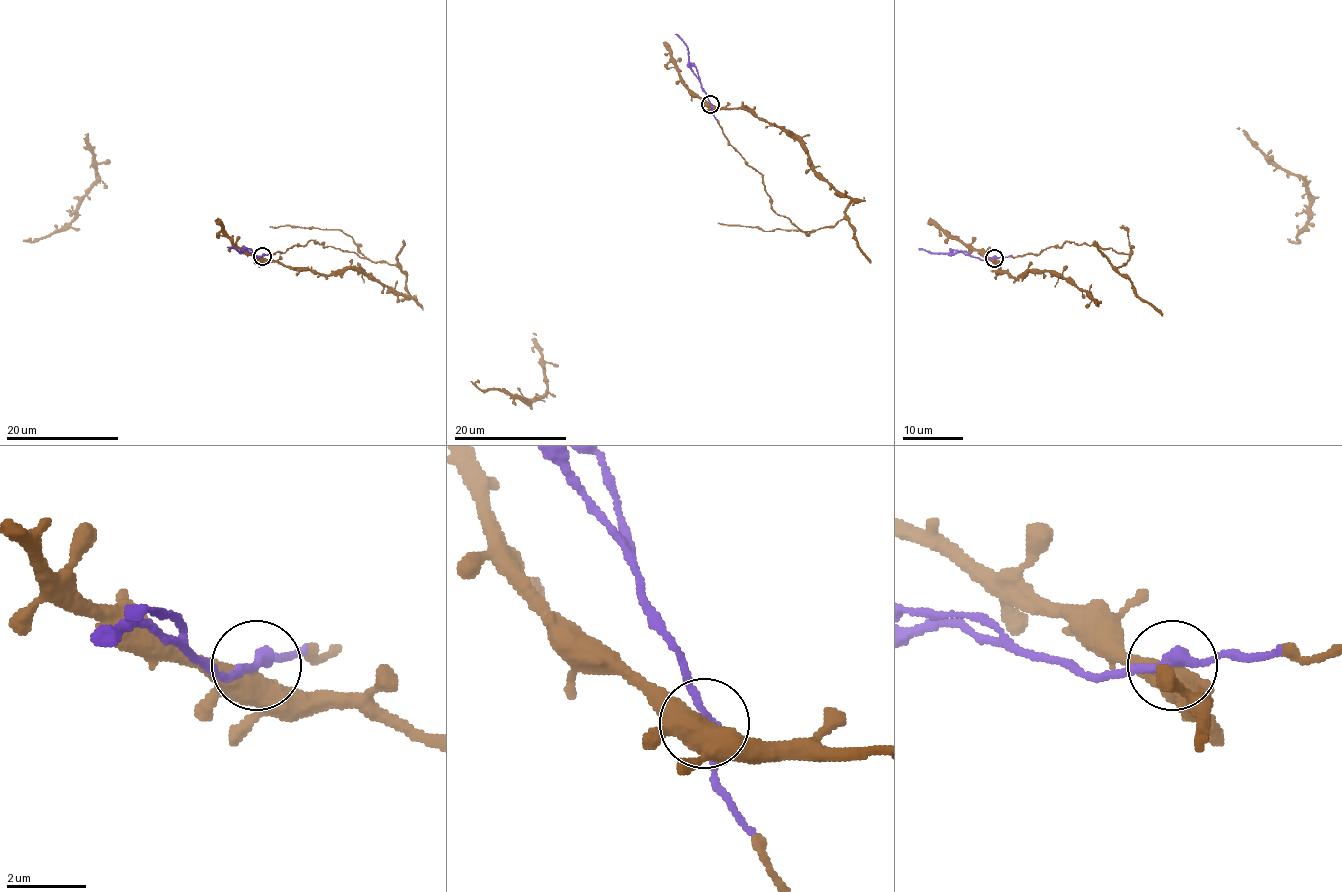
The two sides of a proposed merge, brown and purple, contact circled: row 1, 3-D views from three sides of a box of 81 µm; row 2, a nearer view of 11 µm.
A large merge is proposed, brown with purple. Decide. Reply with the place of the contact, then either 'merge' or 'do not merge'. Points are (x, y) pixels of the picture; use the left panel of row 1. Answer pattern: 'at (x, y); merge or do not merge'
at (262, 256); merge

